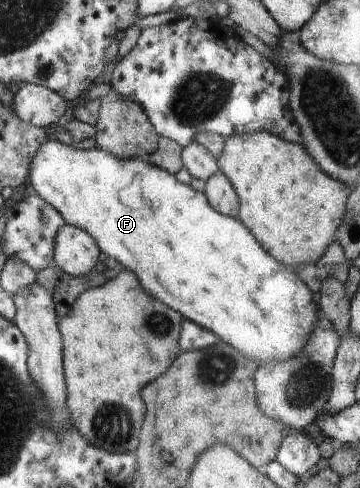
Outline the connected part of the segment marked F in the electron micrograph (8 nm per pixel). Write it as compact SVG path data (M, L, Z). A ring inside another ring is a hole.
M54 136L48 140L48 143L44 144L43 149L40 150L39 157L32 163L30 183L40 196L44 197L52 207L55 207L62 213L68 224L91 232L100 244L100 249L102 249L105 256L114 257L114 259L119 261L119 265L124 263L128 269L132 269L140 277L142 285L146 287L146 291L150 295L156 295L160 301L164 301L170 307L178 309L186 319L192 319L198 325L206 327L208 331L214 331L228 345L234 345L236 349L242 351L246 359L252 359L252 361L264 364L279 363L284 361L284 359L294 357L300 350L304 349L304 343L311 337L311 333L315 329L315 323L318 321L320 309L317 297L291 269L280 263L271 252L268 252L262 246L259 240L255 238L255 234L241 219L220 213L213 207L206 193L196 191L194 187L181 183L176 178L176 175L172 175L171 171L152 164L147 159L138 157L128 157L128 159L124 157L122 159L122 157L116 156L104 148L78 149L73 144L62 142L63 140L58 136Z

